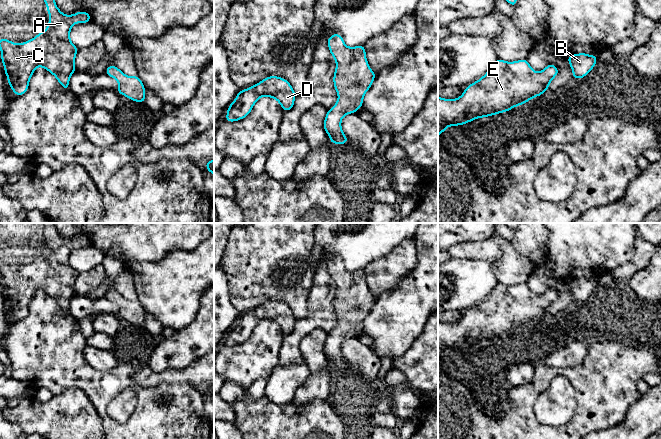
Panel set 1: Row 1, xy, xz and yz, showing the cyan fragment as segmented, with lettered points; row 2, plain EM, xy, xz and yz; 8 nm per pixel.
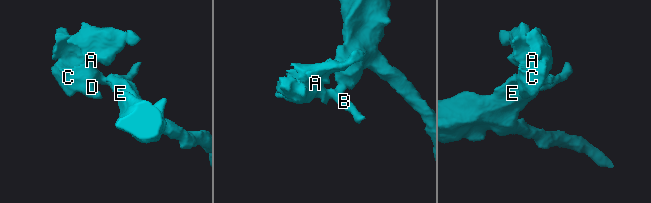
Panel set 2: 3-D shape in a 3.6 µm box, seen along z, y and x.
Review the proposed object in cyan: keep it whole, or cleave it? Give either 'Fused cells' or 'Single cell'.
Single cell

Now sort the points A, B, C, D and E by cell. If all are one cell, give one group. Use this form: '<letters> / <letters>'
A B C D E

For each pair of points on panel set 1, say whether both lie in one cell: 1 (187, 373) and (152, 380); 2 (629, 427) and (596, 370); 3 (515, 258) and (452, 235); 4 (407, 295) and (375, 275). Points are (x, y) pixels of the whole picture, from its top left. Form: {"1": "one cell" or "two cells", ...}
{"1": "one cell", "2": "two cells", "3": "two cells", "4": "two cells"}

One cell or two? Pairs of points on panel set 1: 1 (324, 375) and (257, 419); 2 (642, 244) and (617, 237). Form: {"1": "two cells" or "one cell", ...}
{"1": "two cells", "2": "two cells"}

